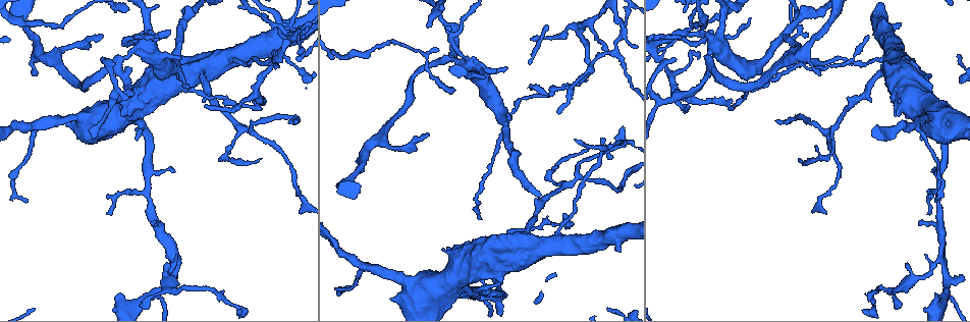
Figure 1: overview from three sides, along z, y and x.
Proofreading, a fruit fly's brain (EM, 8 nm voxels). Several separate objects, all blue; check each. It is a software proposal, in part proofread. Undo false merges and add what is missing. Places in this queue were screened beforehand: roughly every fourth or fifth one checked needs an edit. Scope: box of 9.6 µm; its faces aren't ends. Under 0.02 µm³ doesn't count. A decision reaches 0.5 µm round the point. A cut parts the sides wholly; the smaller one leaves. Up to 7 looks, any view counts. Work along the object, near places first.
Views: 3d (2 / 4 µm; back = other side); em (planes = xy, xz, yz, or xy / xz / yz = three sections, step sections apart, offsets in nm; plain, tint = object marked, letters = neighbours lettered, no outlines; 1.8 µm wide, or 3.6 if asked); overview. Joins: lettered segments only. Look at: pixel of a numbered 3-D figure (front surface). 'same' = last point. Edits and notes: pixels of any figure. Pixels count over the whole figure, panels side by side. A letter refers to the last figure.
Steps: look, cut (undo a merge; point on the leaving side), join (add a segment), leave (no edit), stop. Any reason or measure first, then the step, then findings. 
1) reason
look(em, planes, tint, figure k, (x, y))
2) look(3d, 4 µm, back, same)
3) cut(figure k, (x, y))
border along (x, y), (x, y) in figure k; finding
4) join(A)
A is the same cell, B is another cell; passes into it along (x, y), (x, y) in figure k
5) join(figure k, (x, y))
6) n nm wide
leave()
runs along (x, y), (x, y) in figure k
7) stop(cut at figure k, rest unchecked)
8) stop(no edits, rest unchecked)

four-way junction
look(3d, 2 µm, figure 1, (828, 133))

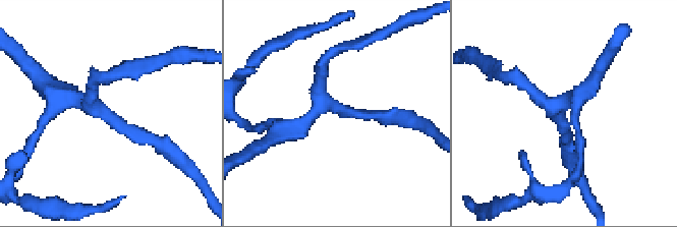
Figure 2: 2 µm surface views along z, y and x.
look(em, 3.6 µm, xy, step 8, letters, figure 2, (320, 103))

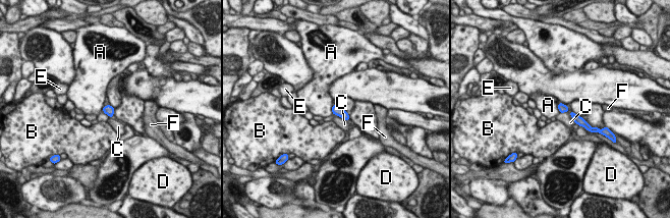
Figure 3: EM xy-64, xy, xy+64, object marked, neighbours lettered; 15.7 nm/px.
look(em, 3.6 µm, planes, letters, same)

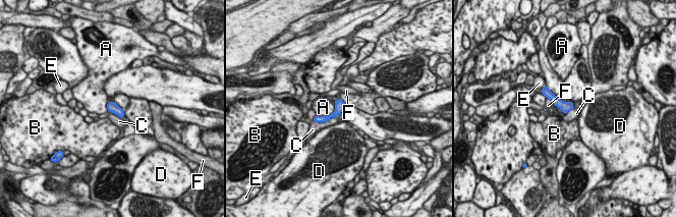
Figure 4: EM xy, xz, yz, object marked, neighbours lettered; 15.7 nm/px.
160 nm wide
leave()
A, B, C, D, E and F are other cells; border along (338, 114), (324, 121), (313, 120) in figure 4; one neuron here

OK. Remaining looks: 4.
an open end
look(em, planes, letters, figure 1, (782, 36))

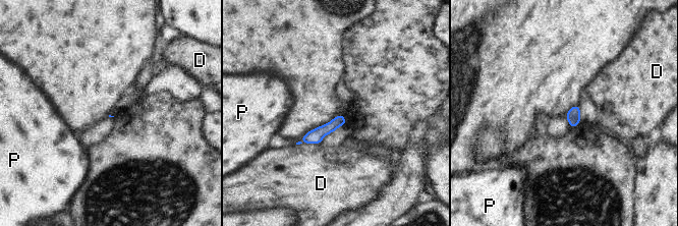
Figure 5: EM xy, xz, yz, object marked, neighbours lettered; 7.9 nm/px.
leave()
D and P are other cells; border along (303, 142), (320, 144) in figure 5; none of them fits

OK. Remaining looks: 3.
look(3d, 2 µm, figure 1, (19, 13))

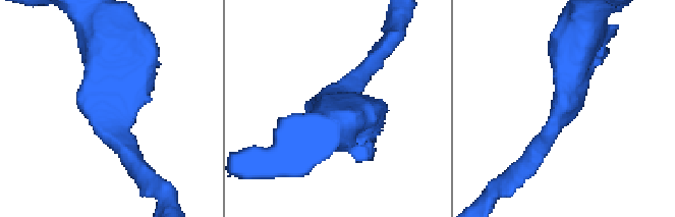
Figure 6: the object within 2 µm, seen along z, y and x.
need the tissue
look(em, 3.6 µm, planes, letters, figure 6, (557, 116))

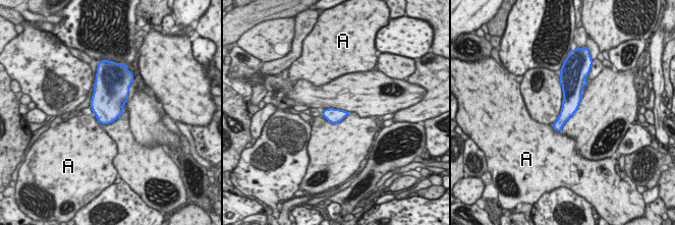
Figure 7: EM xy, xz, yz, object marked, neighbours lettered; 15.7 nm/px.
A touches over 200 nm
leave()
A is another cell; border along (552, 124), (556, 130), (561, 131) in figure 7; one neuron here

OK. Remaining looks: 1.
stop(no edits, rest unchecked)

